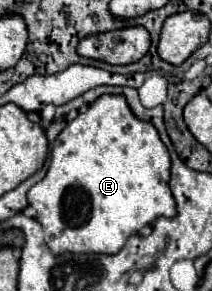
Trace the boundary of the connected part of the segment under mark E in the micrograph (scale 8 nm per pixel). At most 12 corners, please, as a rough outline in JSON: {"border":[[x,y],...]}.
{"border":[[122,95],[54,141],[28,191],[60,253],[174,217],[170,155]]}

